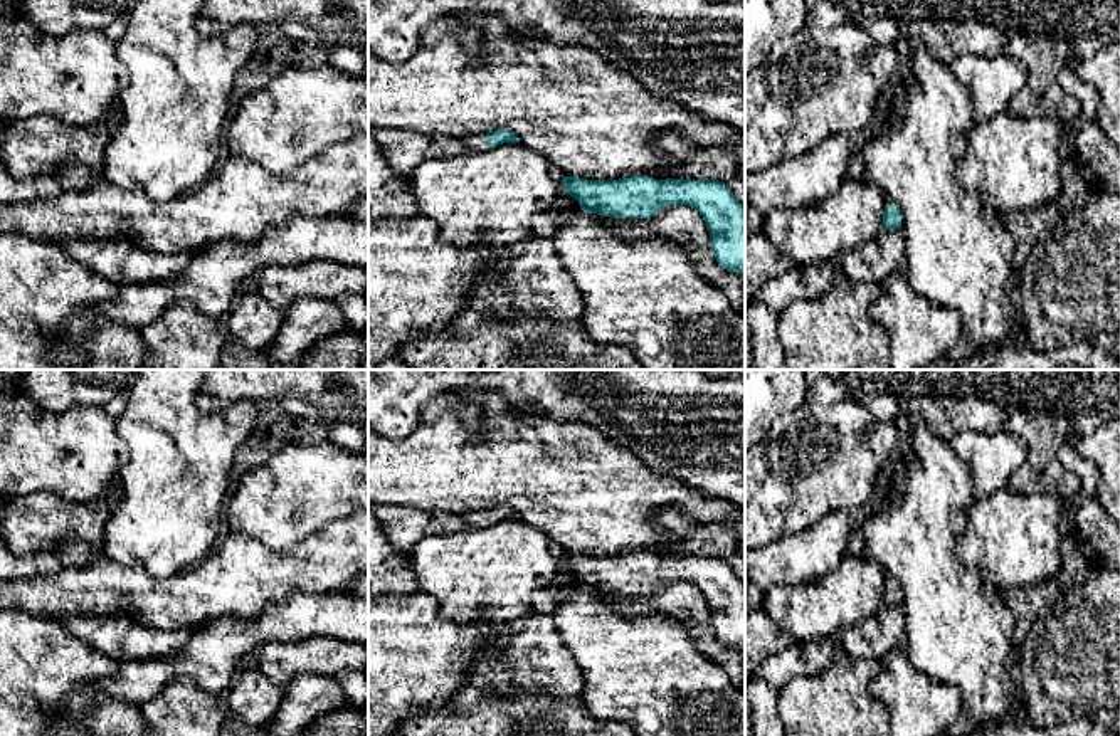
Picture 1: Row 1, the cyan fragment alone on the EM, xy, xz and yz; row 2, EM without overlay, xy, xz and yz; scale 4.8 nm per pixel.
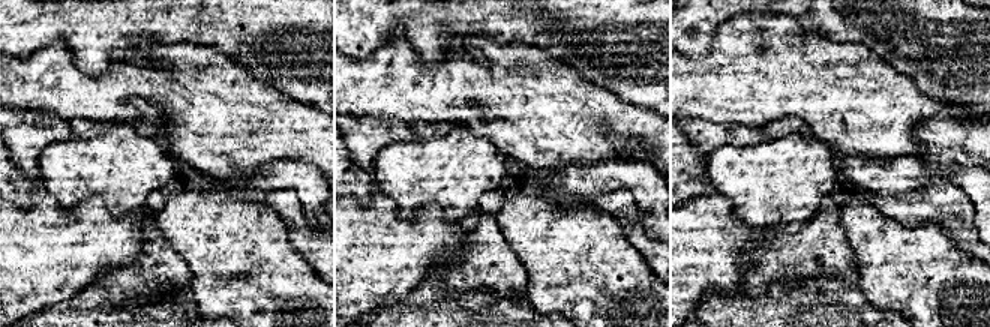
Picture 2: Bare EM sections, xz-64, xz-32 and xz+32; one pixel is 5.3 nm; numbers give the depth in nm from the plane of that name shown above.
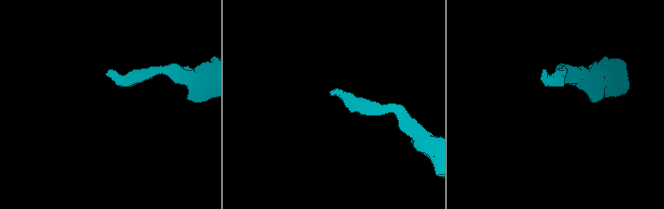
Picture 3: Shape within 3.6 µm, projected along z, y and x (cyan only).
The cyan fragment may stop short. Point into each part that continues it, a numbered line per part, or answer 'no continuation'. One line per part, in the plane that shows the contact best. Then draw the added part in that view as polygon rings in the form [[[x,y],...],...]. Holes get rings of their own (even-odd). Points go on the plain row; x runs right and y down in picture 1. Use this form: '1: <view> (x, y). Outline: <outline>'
1: xz (476, 518). Outline: [[[486,511],[464,513],[461,518],[471,529],[488,526]]]

